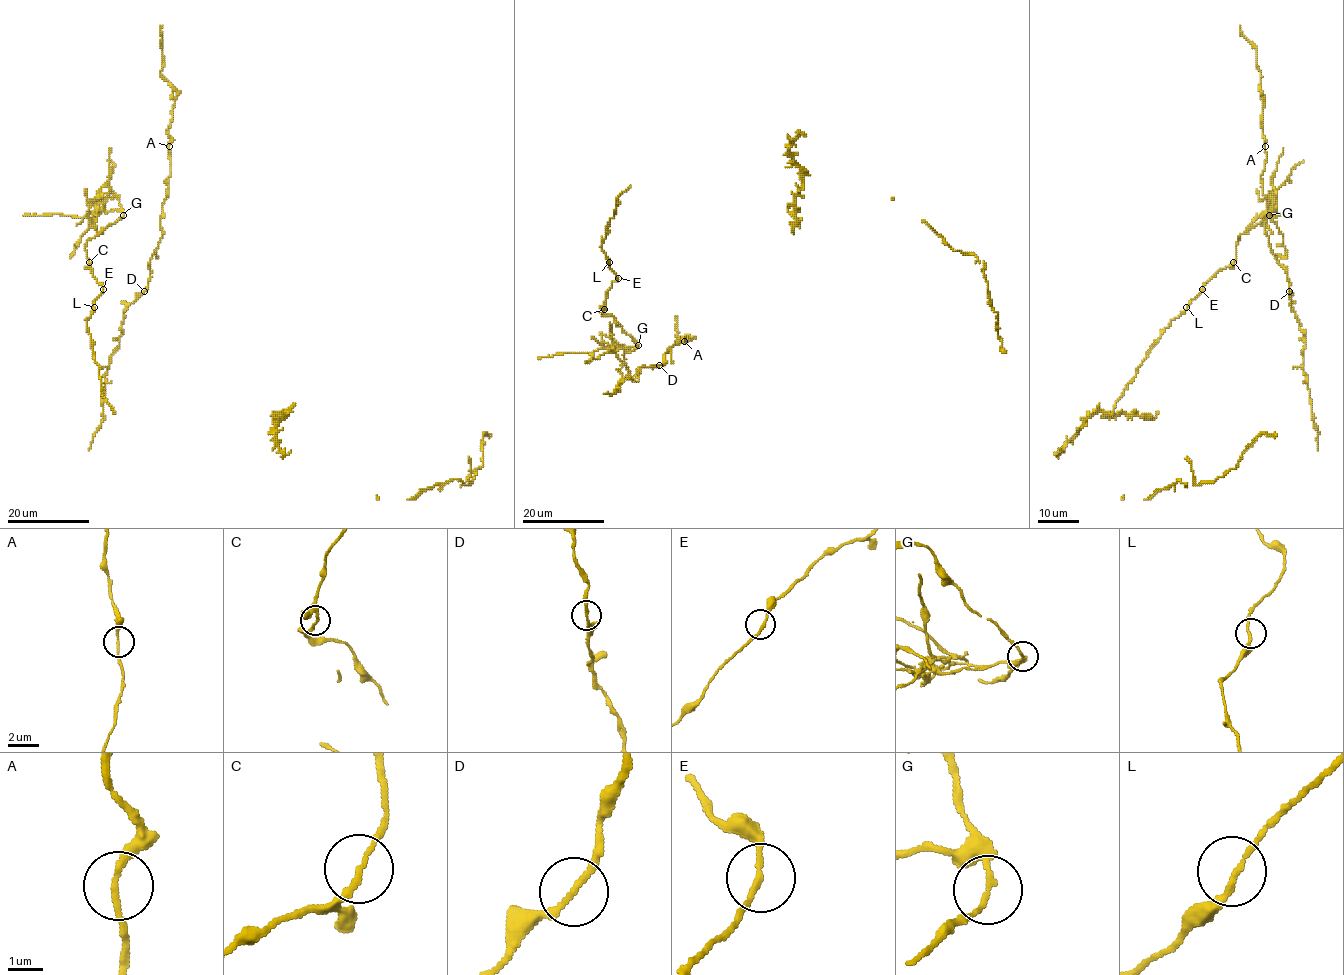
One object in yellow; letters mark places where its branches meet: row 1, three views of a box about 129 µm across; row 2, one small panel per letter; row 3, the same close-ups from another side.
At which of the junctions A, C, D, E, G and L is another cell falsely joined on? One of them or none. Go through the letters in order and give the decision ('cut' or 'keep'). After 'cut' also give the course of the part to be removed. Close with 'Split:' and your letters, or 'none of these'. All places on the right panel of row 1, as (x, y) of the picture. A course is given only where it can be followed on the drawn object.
A: keep
C: keep
D: keep
E: keep
G: cut; foreign part runs (1269, 215), (1271, 210), (1273, 217), (1282, 215)
L: keep
Split: G

